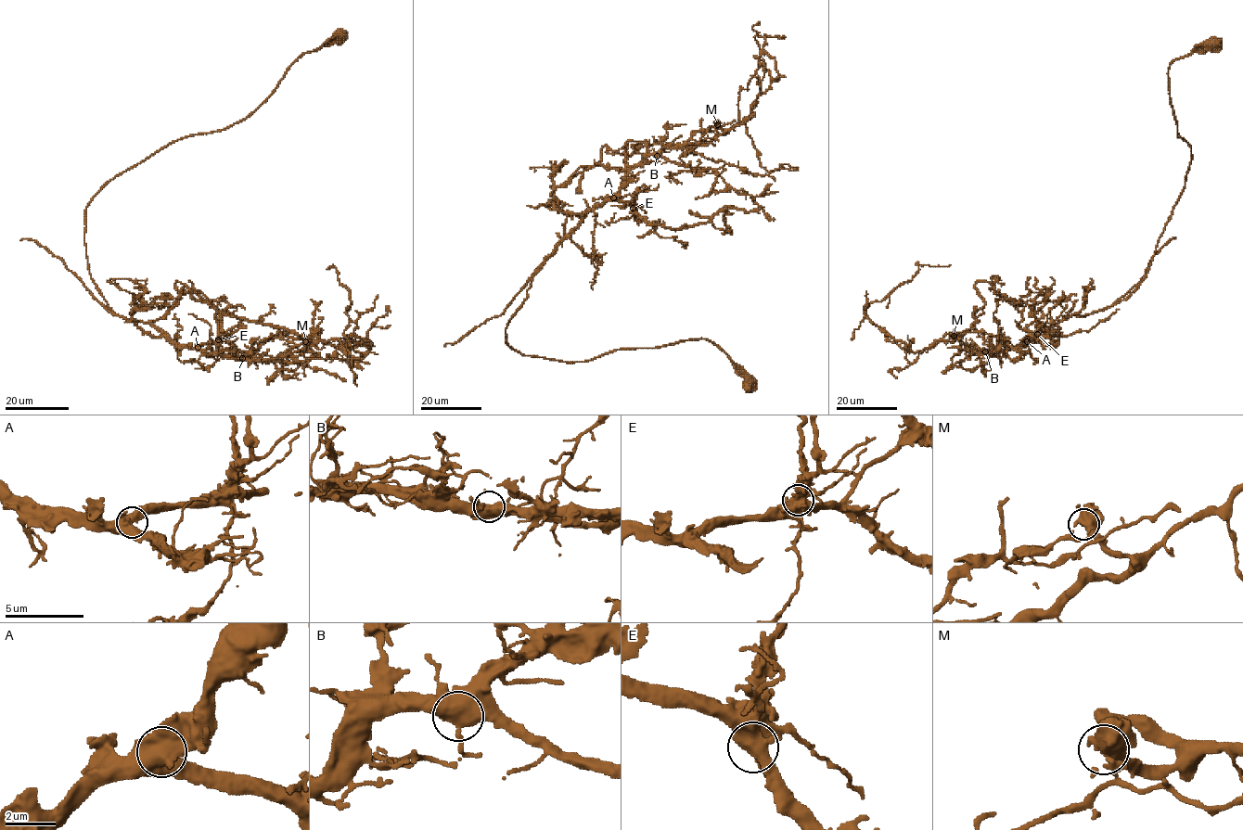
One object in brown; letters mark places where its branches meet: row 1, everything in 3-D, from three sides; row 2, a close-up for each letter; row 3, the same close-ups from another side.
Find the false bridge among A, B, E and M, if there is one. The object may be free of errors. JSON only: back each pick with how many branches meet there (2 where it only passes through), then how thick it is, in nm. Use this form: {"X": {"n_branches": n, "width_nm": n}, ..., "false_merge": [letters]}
{"M": {"n_branches": 3, "width_nm": 550}, "false_merge": ["M"]}

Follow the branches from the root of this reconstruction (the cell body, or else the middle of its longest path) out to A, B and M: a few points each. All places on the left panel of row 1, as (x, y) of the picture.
A: (342, 39), (302, 54), (245, 118), (162, 146), (111, 179), (86, 208), (88, 269), (107, 304), (198, 347)
B: (342, 39), (302, 54), (248, 116), (162, 146), (85, 210), (88, 269), (116, 315), (242, 358)
M: (342, 39), (85, 210), (116, 315), (209, 355), (306, 341)

